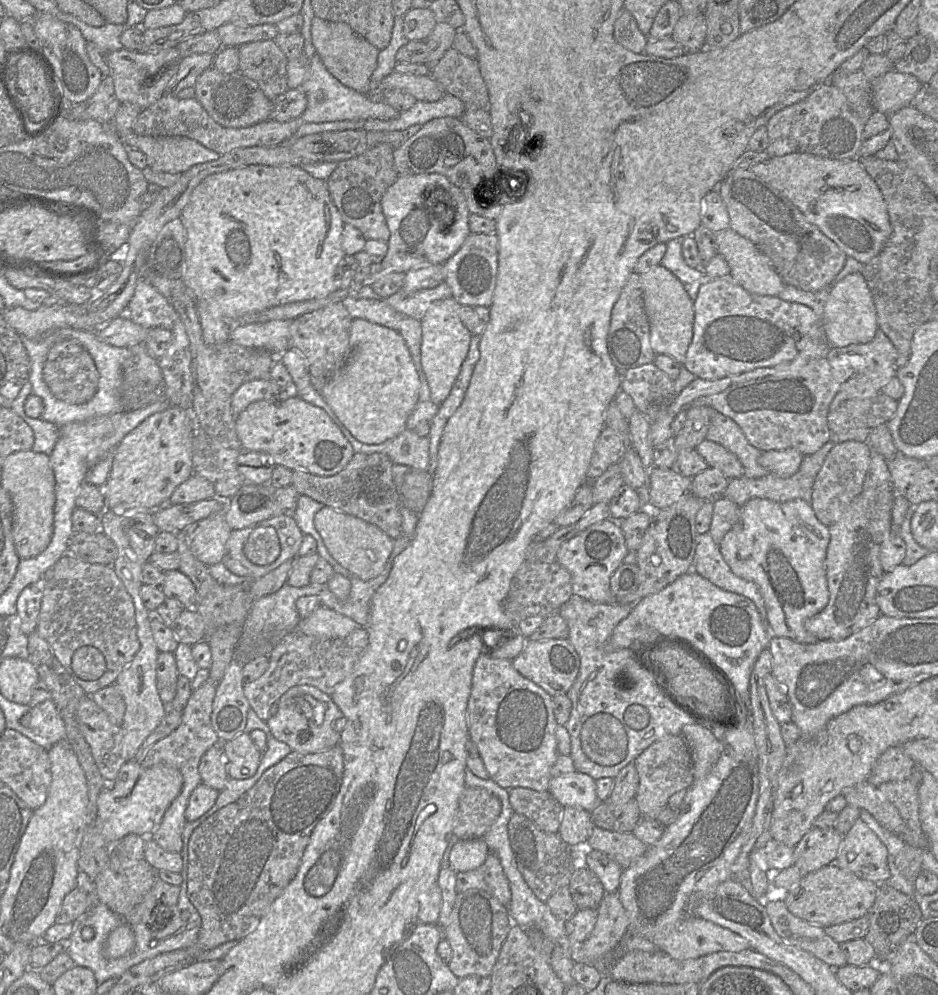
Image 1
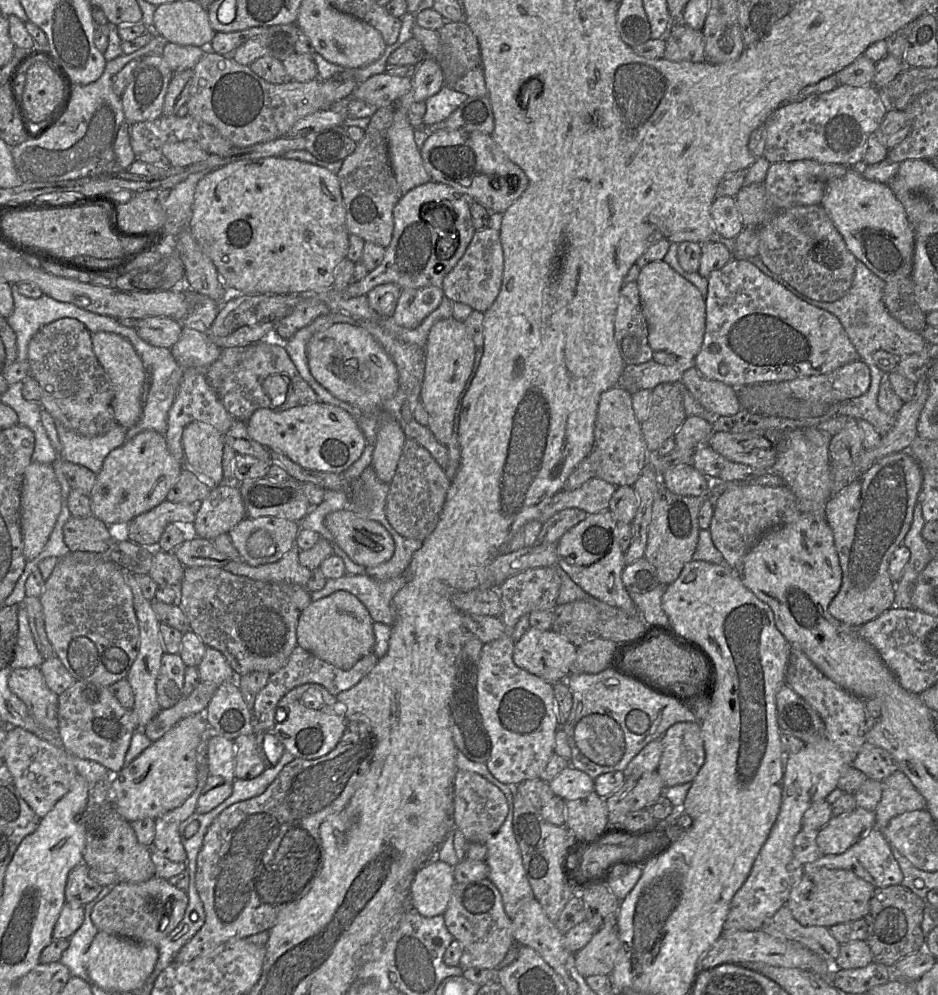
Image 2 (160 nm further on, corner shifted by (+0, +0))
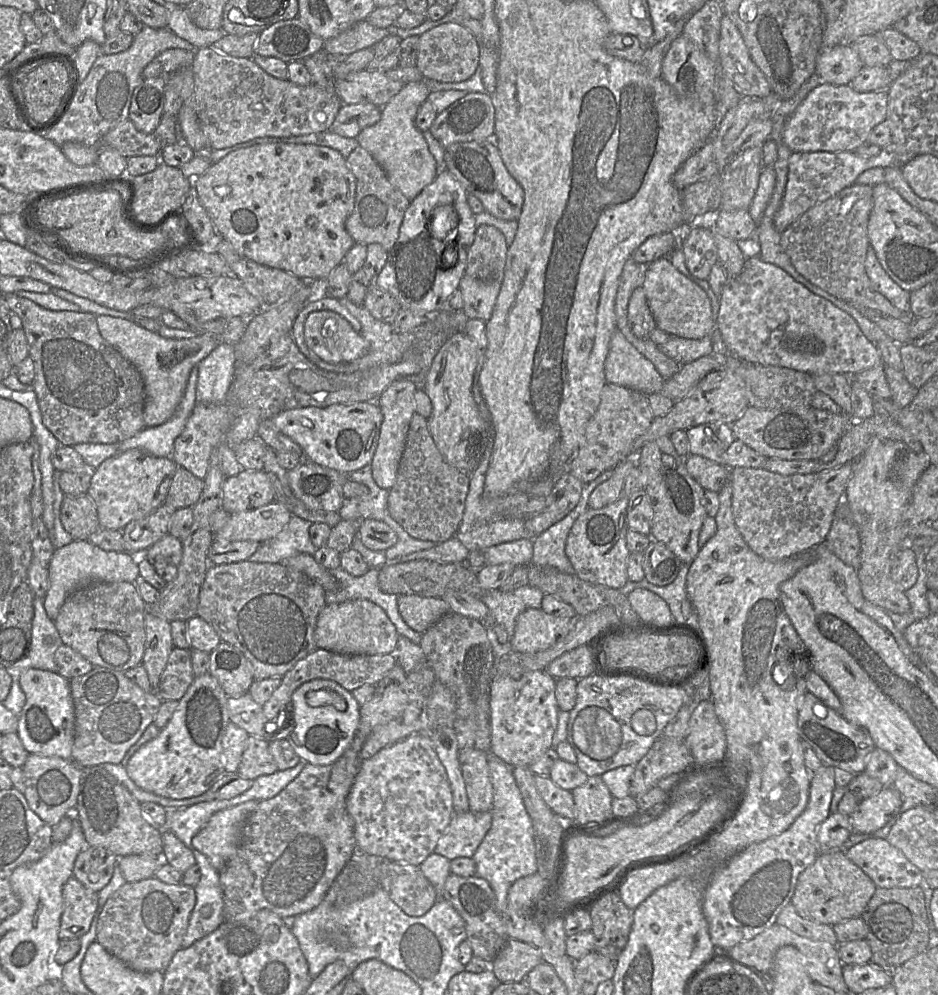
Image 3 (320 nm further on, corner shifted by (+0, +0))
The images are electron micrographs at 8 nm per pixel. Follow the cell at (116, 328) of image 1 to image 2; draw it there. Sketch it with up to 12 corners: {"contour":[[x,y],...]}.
{"contour":[[167,316],[140,319],[135,328],[147,343],[171,348],[183,324]]}

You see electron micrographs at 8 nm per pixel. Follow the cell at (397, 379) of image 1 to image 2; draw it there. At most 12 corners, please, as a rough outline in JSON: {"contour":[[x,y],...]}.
{"contour":[[360,326],[308,343],[312,375],[363,413],[399,388],[395,363]]}

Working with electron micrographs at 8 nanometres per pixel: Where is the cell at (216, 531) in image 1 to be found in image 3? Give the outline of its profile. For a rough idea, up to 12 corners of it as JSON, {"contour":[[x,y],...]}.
{"contour":[[263,470],[225,478],[221,508],[232,515],[270,504]]}

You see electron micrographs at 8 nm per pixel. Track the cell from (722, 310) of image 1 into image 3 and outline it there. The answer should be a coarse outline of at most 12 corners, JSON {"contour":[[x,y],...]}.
{"contour":[[759,256],[716,328],[747,363],[847,376],[882,363],[851,315]]}

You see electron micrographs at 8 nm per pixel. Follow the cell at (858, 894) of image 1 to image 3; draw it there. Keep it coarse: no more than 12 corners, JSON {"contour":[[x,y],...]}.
{"contour":[[844,849],[820,853],[791,904],[833,926],[861,917],[876,889]]}

